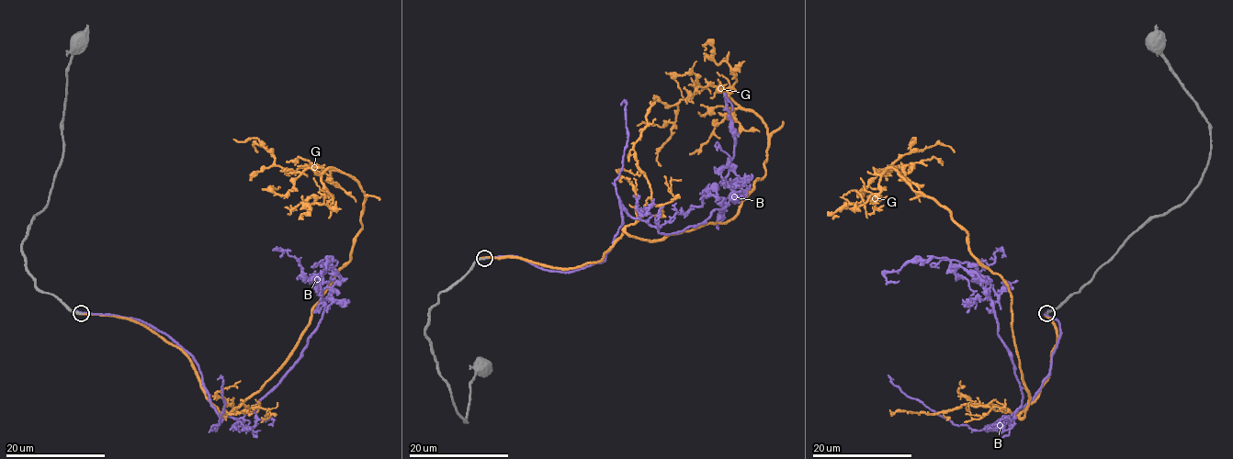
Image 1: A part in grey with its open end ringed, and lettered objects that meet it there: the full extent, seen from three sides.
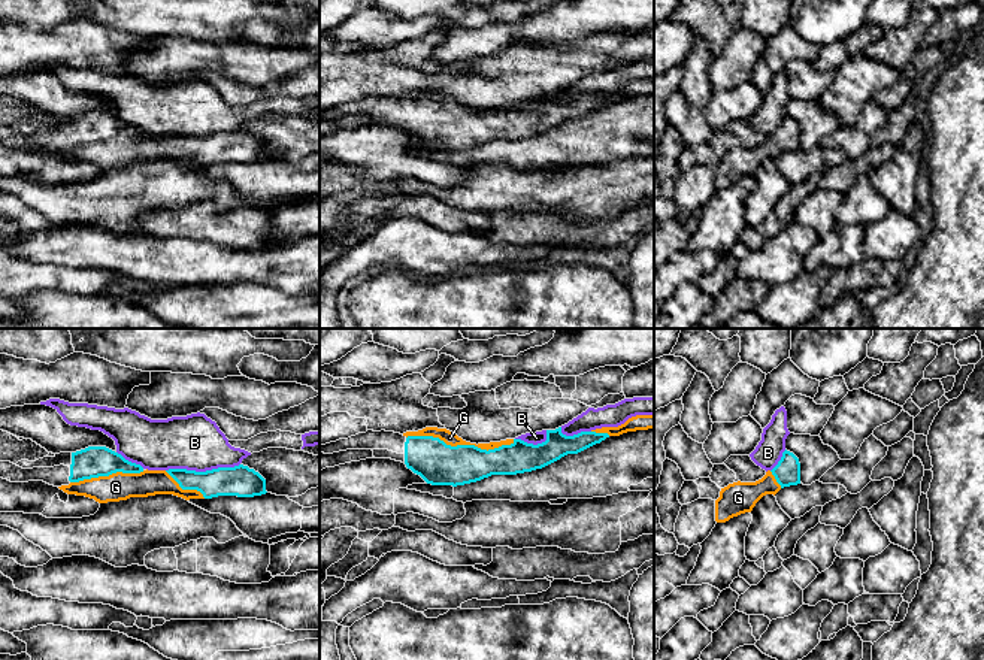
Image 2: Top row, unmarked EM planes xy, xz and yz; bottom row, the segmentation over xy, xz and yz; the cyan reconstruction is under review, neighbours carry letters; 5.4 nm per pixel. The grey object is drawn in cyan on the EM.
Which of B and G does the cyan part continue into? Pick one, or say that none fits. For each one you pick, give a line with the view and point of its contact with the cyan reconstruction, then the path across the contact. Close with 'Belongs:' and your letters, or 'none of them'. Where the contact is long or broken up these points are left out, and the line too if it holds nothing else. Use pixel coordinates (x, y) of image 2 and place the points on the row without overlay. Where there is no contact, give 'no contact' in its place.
G: xz (460, 111)
Belongs: G

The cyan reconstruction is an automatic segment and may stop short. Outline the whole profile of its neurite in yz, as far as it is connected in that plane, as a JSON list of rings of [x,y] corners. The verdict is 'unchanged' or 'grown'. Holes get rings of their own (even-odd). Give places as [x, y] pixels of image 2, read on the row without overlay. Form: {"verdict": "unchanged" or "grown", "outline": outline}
{"verdict": "grown", "outline": [[[784,116],[778,130],[756,148],[733,148],[721,154],[715,166],[715,187],[726,188],[733,182],[751,178],[766,160],[776,160],[781,154],[800,149],[799,124]]]}

